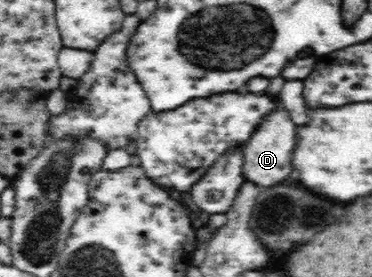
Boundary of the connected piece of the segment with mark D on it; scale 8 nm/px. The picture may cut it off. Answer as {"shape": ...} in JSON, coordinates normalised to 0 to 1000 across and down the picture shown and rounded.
{"shape":[[[734,397],[723,404],[712,426],[691,455],[691,469],[680,477],[691,491],[680,491],[680,505],[669,505],[669,534],[659,527],[659,556],[653,556],[653,578],[659,578],[659,599],[653,599],[653,635],[664,650],[675,650],[675,661],[696,664],[696,671],[739,671],[739,664],[755,664],[766,643],[777,643],[782,628],[782,556],[793,542],[793,513],[798,513],[798,477],[793,477],[793,448],[788,433],[777,426],[772,397]]]}

